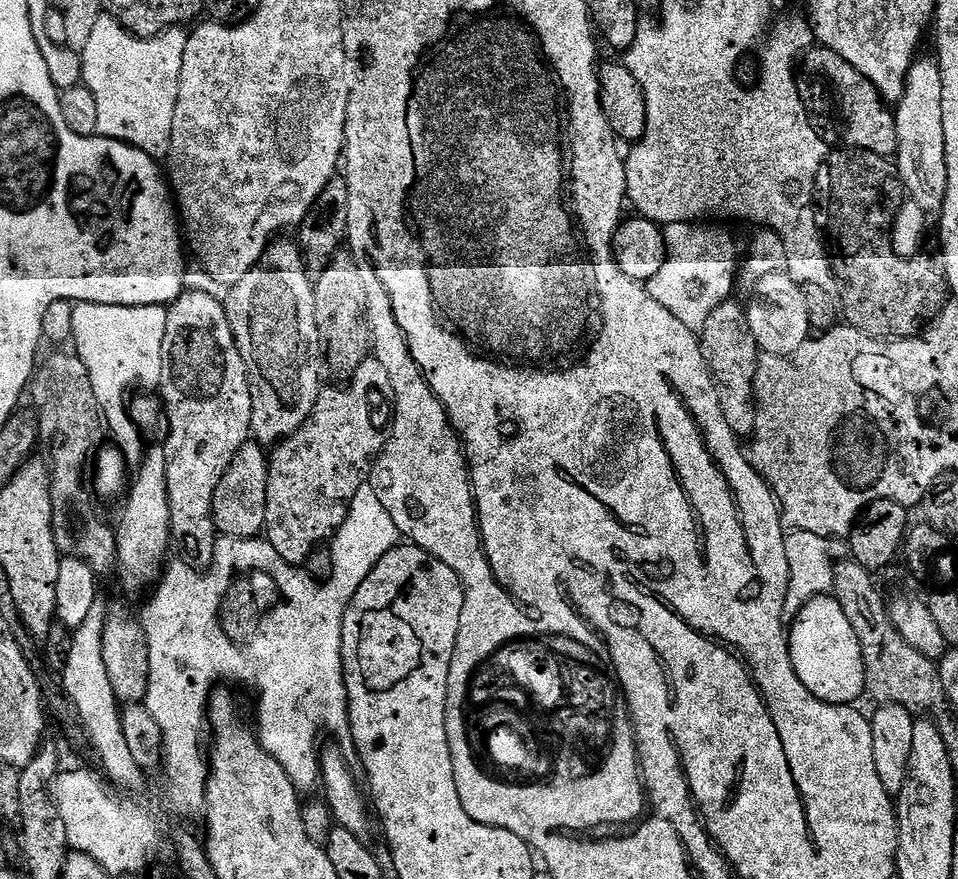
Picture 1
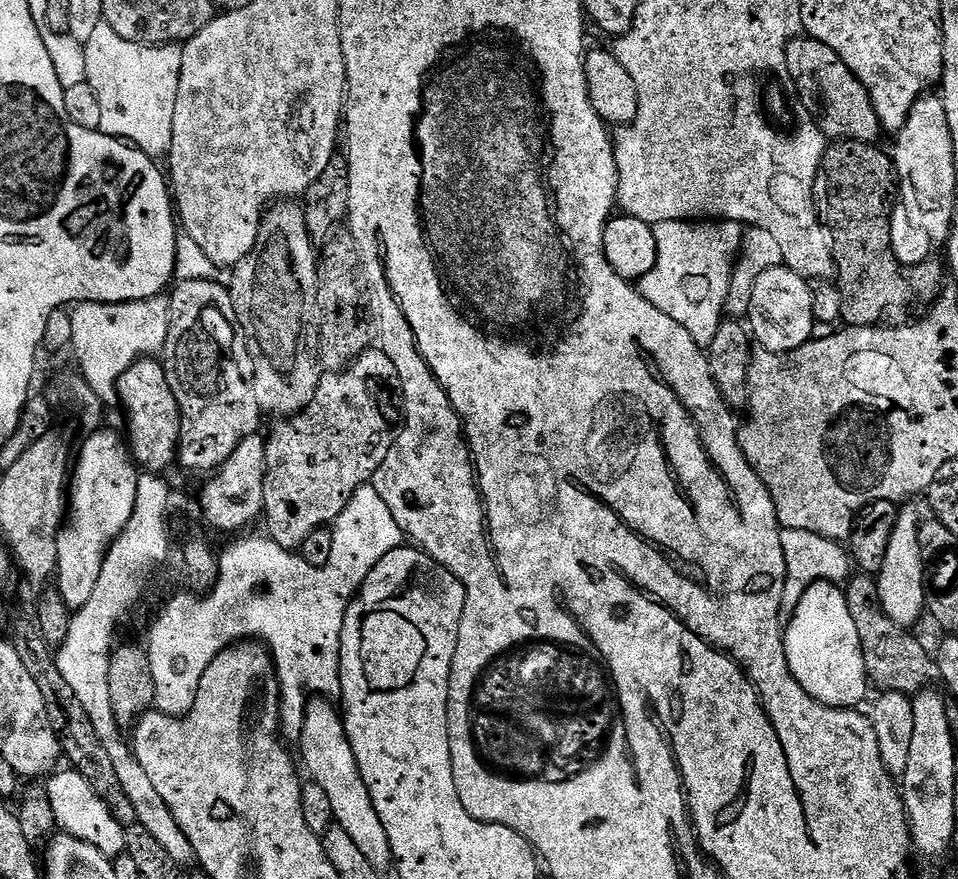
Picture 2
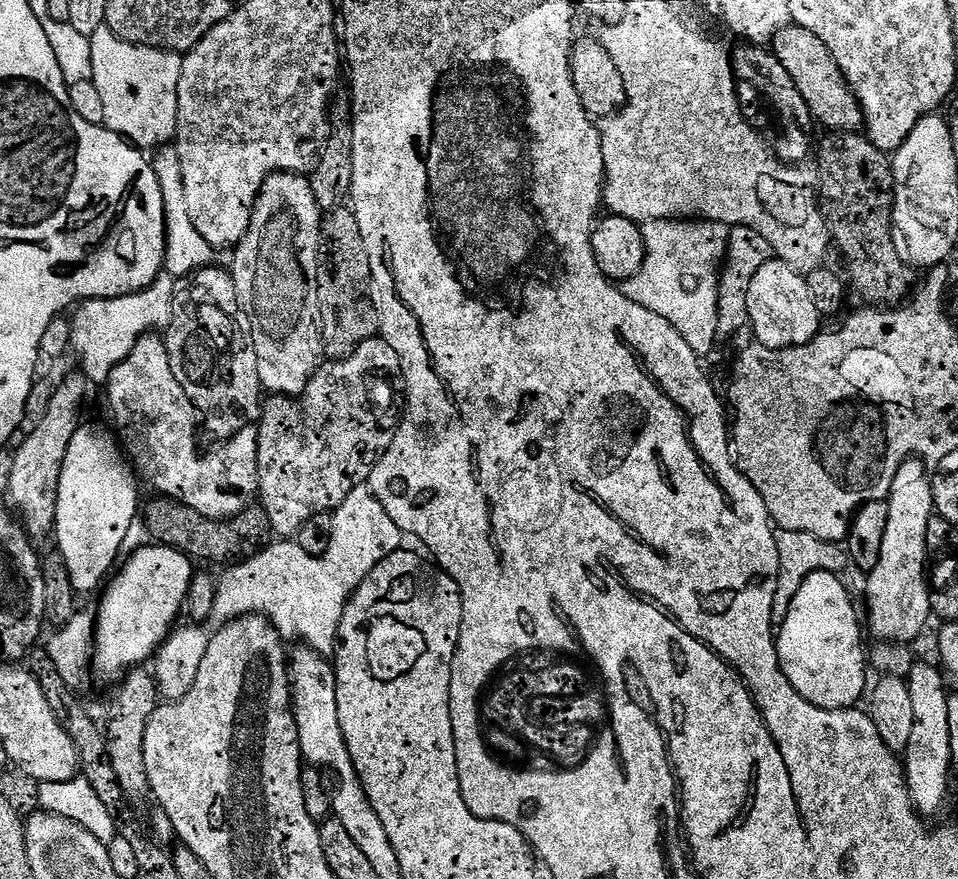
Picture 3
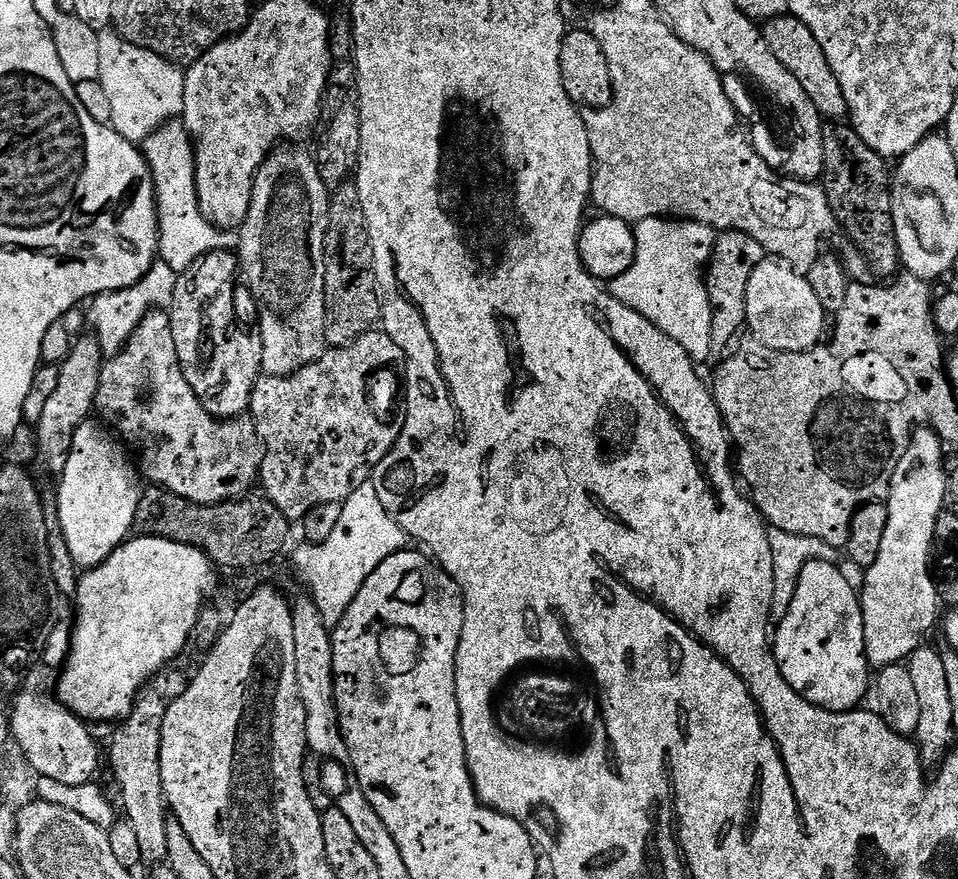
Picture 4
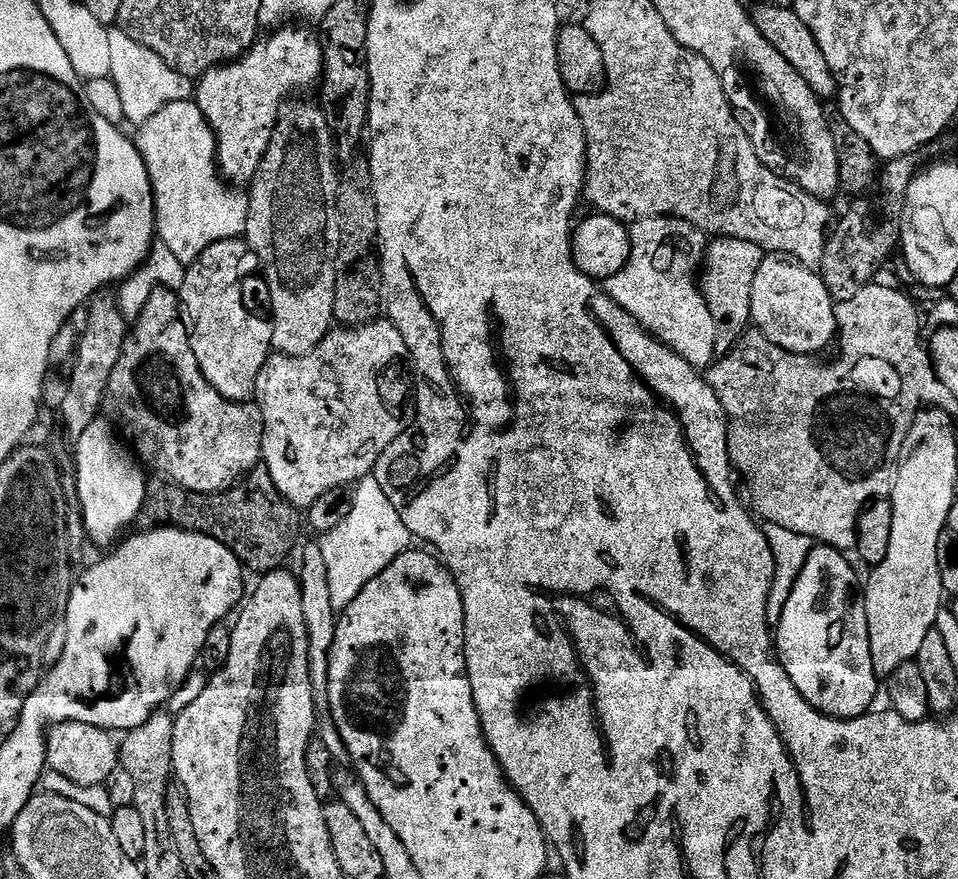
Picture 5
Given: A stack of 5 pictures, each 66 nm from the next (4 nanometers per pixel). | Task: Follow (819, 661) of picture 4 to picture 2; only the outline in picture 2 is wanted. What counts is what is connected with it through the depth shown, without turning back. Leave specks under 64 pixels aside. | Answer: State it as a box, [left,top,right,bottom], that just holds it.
[783,580,870,710]

